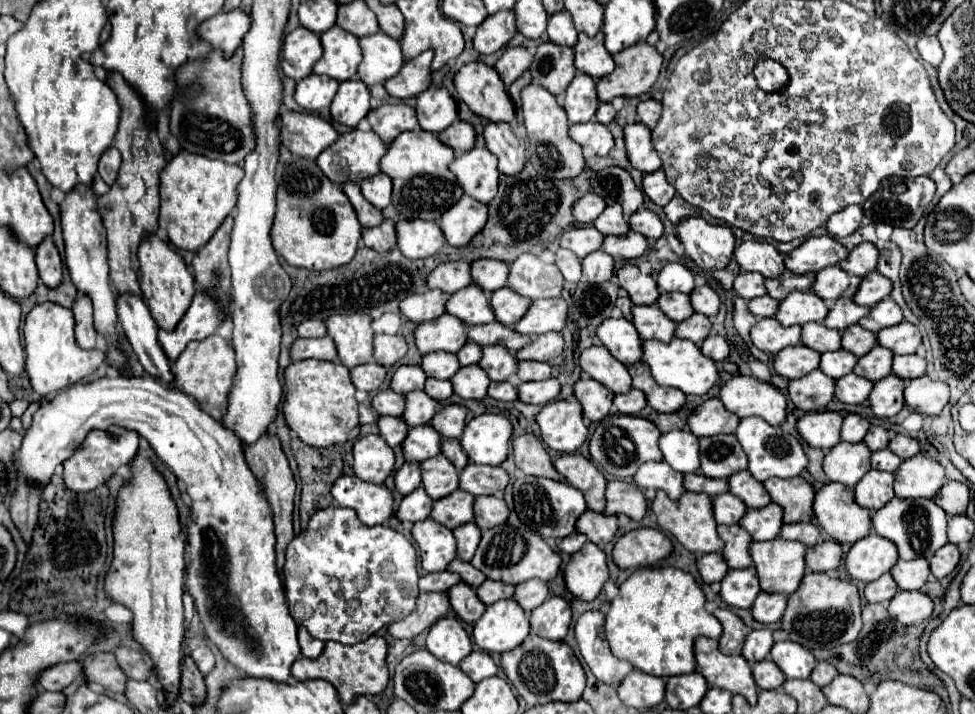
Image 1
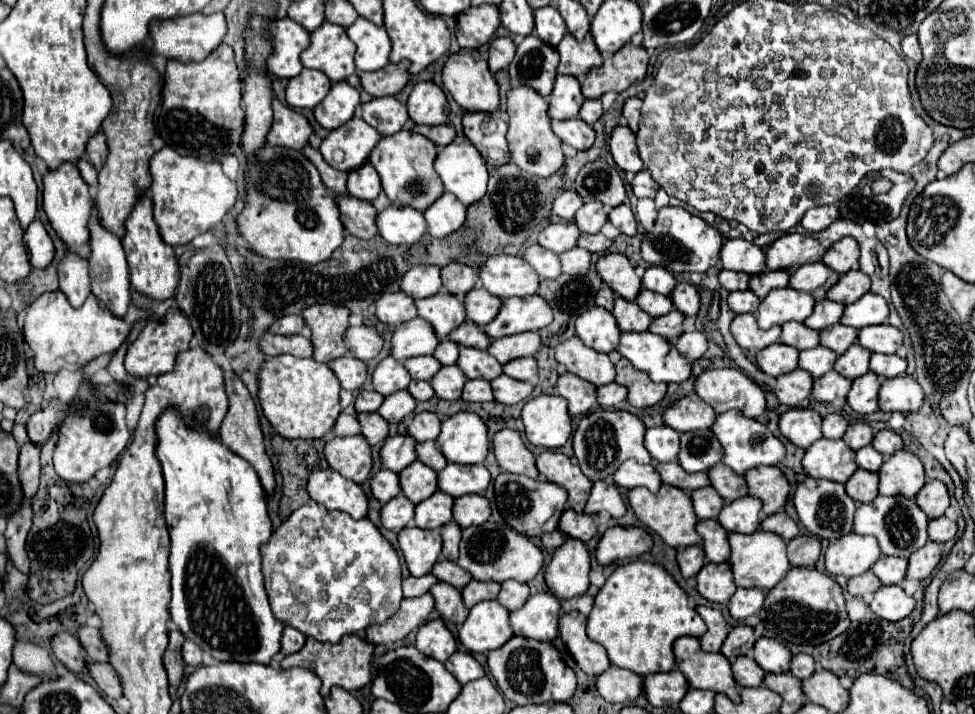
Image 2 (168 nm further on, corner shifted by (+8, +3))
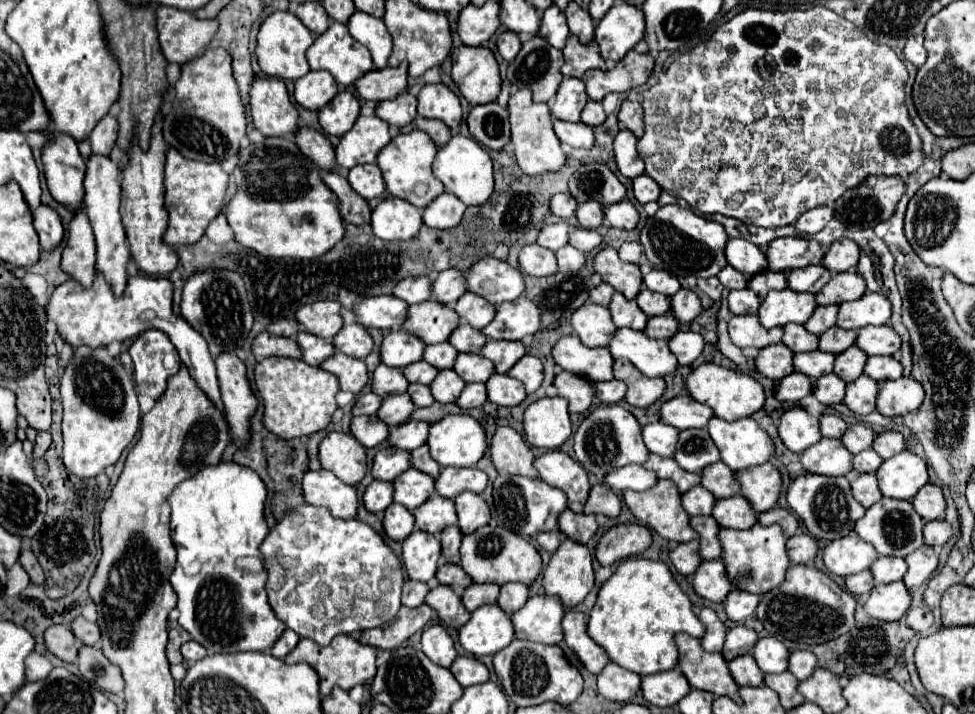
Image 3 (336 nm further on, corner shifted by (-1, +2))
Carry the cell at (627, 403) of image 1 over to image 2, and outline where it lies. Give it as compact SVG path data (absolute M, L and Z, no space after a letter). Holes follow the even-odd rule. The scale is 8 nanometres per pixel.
M607 383L603 387L597 387L597 403L601 407L615 407L625 399L627 399L627 387L619 383Z

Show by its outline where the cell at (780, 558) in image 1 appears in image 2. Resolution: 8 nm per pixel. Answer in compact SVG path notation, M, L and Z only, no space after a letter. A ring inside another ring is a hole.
M757 529L751 535L743 535L743 533L731 533L729 535L729 545L731 545L731 555L729 555L729 565L733 571L733 579L737 587L757 587L763 591L773 589L789 571L789 561L787 561L787 543L771 533L771 531L763 531Z

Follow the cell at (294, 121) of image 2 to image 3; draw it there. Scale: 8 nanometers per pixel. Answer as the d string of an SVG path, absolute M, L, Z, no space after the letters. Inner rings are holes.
M256 78L250 90L250 106L254 126L264 136L296 136L300 130L298 110L290 102L286 84L278 78Z

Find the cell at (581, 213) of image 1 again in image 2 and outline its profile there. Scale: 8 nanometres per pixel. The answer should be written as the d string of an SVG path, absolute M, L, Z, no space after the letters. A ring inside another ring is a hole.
M565 191L565 193L561 193L561 195L555 197L555 201L553 201L553 213L557 217L561 217L561 219L571 221L581 205L583 205L583 199L575 191Z

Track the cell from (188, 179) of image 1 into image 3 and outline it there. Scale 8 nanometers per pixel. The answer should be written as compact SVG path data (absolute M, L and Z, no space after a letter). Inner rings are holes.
M170 148L166 154L164 186L166 186L166 208L170 214L164 242L170 246L196 244L202 238L208 222L214 220L220 214L220 208L224 206L228 190L228 174L222 170L220 164L188 162L188 158L180 156L176 148Z

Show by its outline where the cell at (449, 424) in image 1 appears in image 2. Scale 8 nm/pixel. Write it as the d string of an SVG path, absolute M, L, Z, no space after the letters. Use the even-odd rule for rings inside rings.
M417 413L413 421L407 425L407 435L411 435L415 441L427 441L435 439L439 435L441 421L437 419L435 413Z

